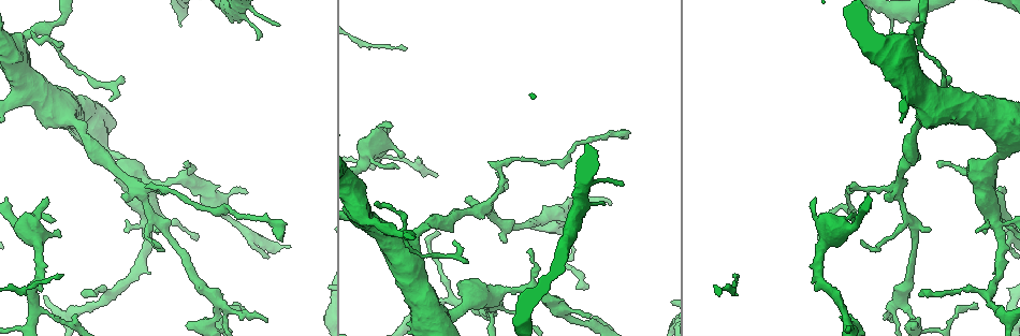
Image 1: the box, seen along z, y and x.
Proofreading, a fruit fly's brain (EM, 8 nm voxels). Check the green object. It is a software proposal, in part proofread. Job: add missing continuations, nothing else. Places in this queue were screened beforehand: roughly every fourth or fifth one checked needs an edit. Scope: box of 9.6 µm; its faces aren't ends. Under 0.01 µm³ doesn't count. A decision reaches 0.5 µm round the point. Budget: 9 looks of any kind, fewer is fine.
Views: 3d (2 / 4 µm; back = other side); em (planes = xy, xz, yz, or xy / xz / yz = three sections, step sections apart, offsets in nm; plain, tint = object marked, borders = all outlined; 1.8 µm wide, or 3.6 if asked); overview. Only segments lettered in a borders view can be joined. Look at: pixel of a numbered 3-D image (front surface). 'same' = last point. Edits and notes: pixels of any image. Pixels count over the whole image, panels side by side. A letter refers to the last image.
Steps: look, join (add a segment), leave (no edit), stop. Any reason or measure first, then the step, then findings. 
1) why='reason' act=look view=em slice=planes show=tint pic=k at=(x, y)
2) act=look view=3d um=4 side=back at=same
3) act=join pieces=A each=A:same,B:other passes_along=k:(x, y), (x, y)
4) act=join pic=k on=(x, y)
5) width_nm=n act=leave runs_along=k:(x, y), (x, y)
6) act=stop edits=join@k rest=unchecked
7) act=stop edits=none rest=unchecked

why='thin neck' act=look view=em slice=xz step=16 show=tint pic=1 at=(453, 301)

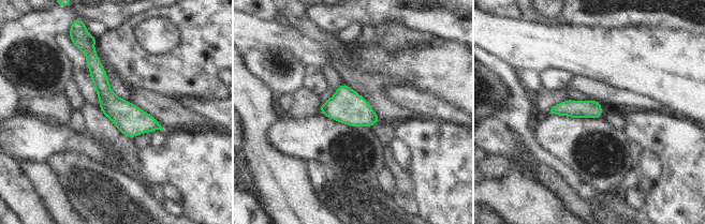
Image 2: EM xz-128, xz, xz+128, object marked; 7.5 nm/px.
act=look view=em slice=planes show=borders at=same

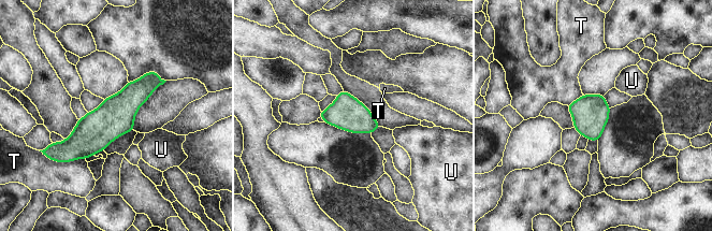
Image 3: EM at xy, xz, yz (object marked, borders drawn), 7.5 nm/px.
act=leave each=T:other,U:other found='no lettered segment goes on from it'

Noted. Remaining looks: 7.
why='branch stops here' act=look view=em slice=xy step=16 show=borders pic=1 at=(921, 296)

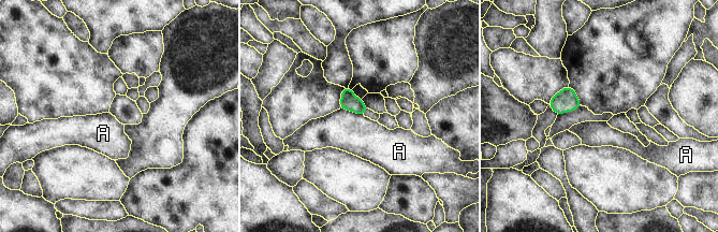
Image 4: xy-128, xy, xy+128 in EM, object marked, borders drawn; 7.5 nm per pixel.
act=look view=em slice=yz step=4 show=borders at=same

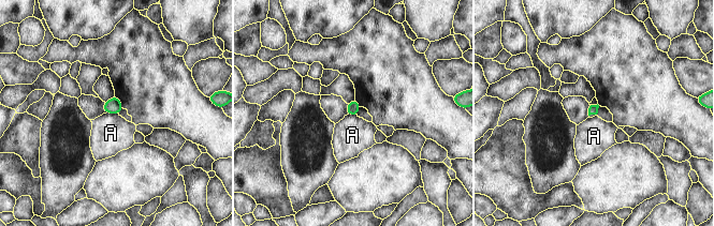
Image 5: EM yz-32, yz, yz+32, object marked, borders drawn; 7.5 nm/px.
longest_contact=A:110nm act=leave each=A:other border=5:(105, 112), (118, 115) found='none of them fits'

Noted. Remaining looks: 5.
why='tapers out' act=look view=em slice=planes show=borders pic=1 at=(586, 285)

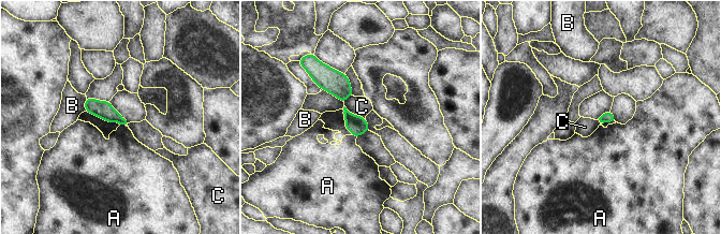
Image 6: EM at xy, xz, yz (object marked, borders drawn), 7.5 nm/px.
act=leave each=A:other,B:other,C:other border=6:(344, 105), (353, 114), (365, 118) found='none of them fits'

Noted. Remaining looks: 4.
why='branch stops here' act=look view=3d um=2 side=back pic=1 at=(628, 137)

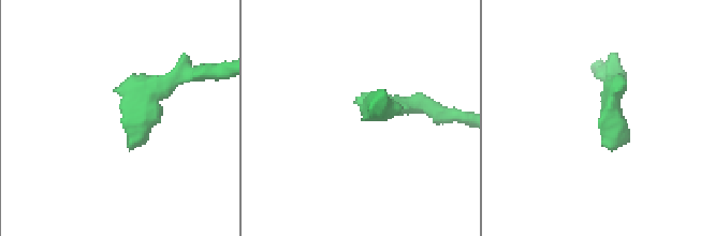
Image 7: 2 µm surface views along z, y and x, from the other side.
act=look view=em um=3.6 slice=planes show=borders pic=7 at=(614, 148)

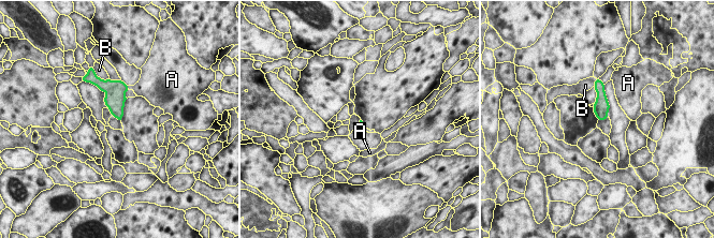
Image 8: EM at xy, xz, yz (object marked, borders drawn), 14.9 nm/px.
act=leave each=A:other,B:other found='none of them fits'

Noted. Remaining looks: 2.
act=stop edits=none rest=unchecked

